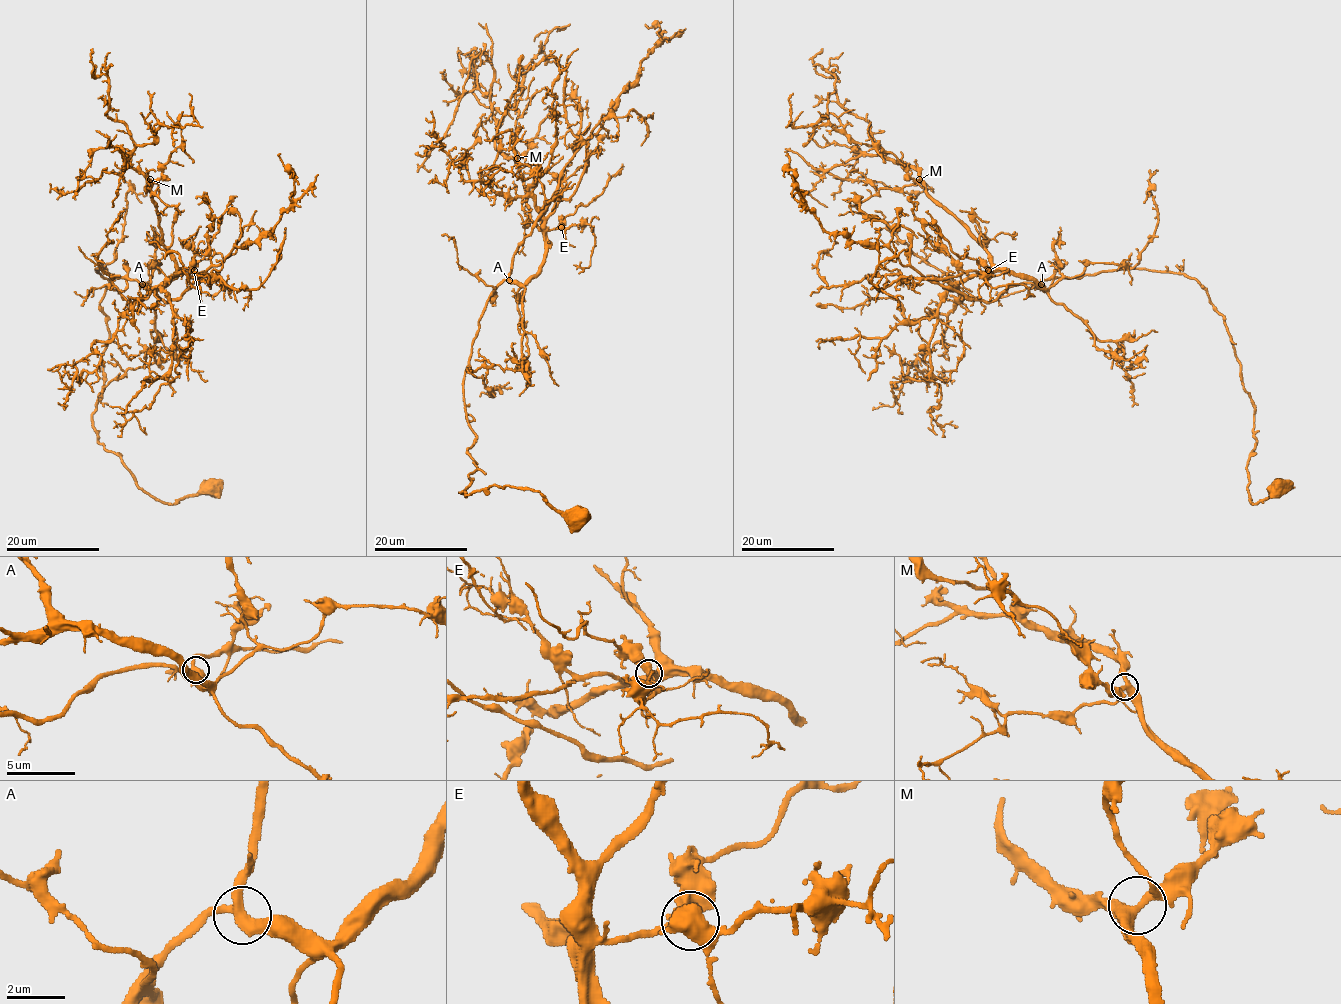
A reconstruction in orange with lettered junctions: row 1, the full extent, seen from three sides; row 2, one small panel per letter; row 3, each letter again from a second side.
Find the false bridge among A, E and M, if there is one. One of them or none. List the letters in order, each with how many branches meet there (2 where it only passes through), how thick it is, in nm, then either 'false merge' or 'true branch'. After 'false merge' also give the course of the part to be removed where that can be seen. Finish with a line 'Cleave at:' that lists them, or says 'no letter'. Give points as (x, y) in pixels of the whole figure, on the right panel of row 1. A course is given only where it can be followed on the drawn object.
A: 3 | 360 nm | true branch
E: 3 | 360 nm | true branch
M: 3 | 400 nm | true branch
Cleave at: no letter

